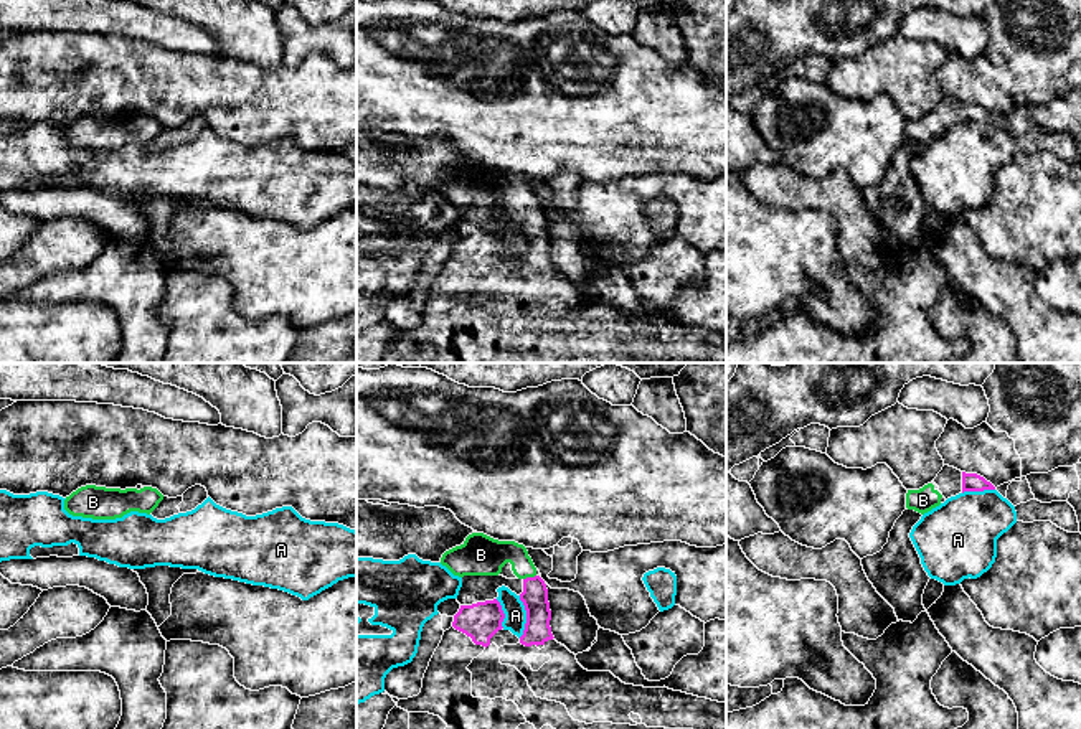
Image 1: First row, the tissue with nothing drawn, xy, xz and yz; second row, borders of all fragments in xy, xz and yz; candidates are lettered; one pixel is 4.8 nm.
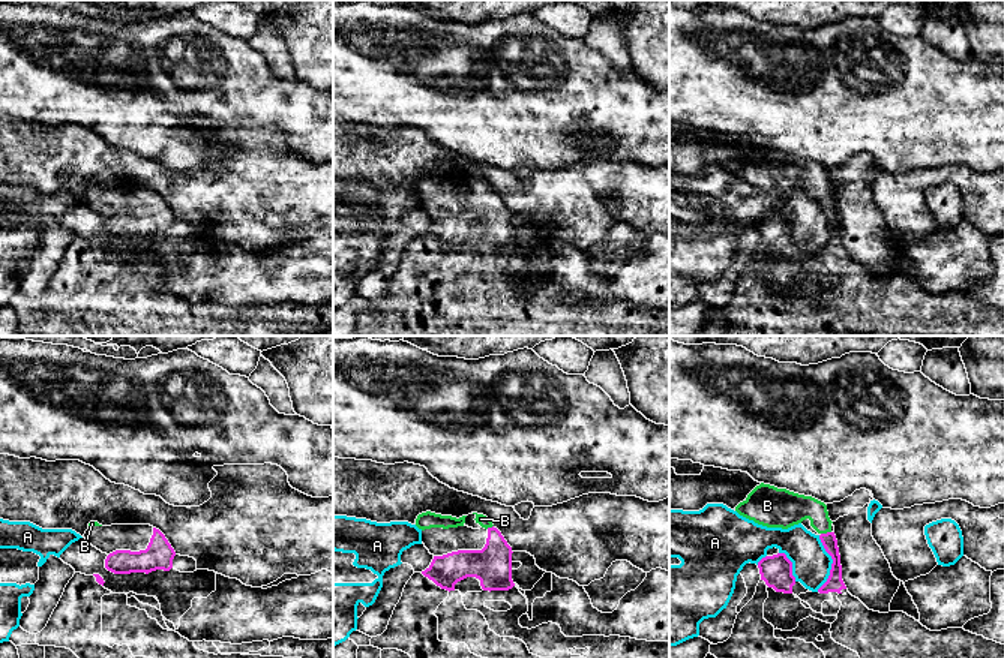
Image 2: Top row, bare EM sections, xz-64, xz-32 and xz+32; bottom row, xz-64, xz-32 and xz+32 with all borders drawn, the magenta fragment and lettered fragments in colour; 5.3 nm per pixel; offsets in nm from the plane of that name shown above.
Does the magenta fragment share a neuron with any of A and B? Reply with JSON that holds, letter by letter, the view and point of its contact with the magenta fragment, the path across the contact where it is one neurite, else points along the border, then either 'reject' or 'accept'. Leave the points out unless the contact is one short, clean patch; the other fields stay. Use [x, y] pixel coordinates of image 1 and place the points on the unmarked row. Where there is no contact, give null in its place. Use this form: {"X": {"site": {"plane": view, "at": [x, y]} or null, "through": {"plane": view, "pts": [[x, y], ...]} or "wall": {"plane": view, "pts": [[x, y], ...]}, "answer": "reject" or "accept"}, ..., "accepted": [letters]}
{"A": {"site": {"plane": "xz", "at": [527, 248]}, "wall": {"plane": "xz", "pts": [[519, 226], [525, 241], [525, 259], [520, 268]]}, "answer": "reject"}, "B": {"site": {"plane": "xz", "at": [528, 208]}, "through": {"plane": "xz", "pts": [[535, 225], [528, 208], [510, 187], [482, 187]]}, "answer": "accept"}, "accepted": ["B"]}

